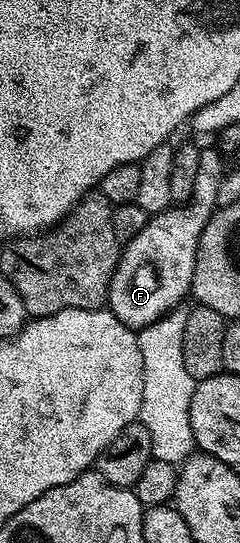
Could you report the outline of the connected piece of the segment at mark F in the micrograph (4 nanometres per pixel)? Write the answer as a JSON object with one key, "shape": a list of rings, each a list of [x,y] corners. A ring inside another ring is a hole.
{"shape":[[[202,150],[200,168],[196,172],[196,188],[189,202],[171,205],[163,214],[147,217],[144,228],[131,242],[121,247],[106,302],[108,309],[135,332],[152,325],[170,311],[179,309],[183,305],[182,297],[190,294],[198,238],[218,206],[220,180],[224,176],[223,155],[215,150]]]}

